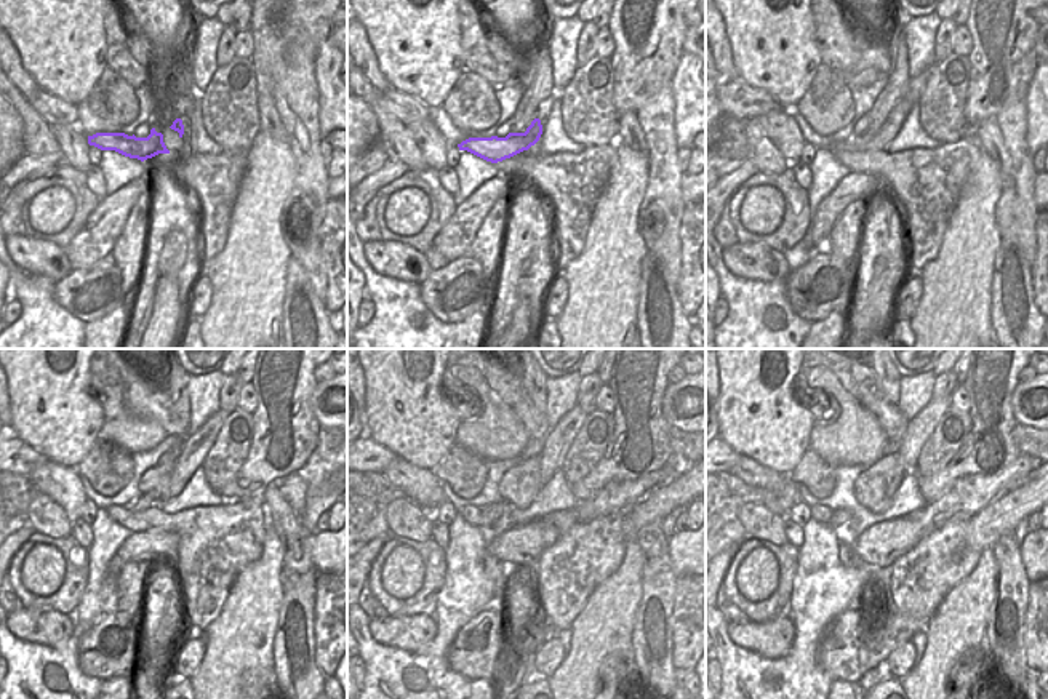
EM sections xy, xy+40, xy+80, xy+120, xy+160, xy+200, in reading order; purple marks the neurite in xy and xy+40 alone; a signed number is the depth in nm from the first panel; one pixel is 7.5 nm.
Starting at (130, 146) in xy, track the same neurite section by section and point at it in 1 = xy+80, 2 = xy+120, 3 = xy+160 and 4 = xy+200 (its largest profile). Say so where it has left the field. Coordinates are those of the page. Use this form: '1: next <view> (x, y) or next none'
1: next xy+80 (868, 141)
2: next xy+120 (196, 447)
3: next xy+160 (556, 445)
4: next xy+200 (919, 429)

